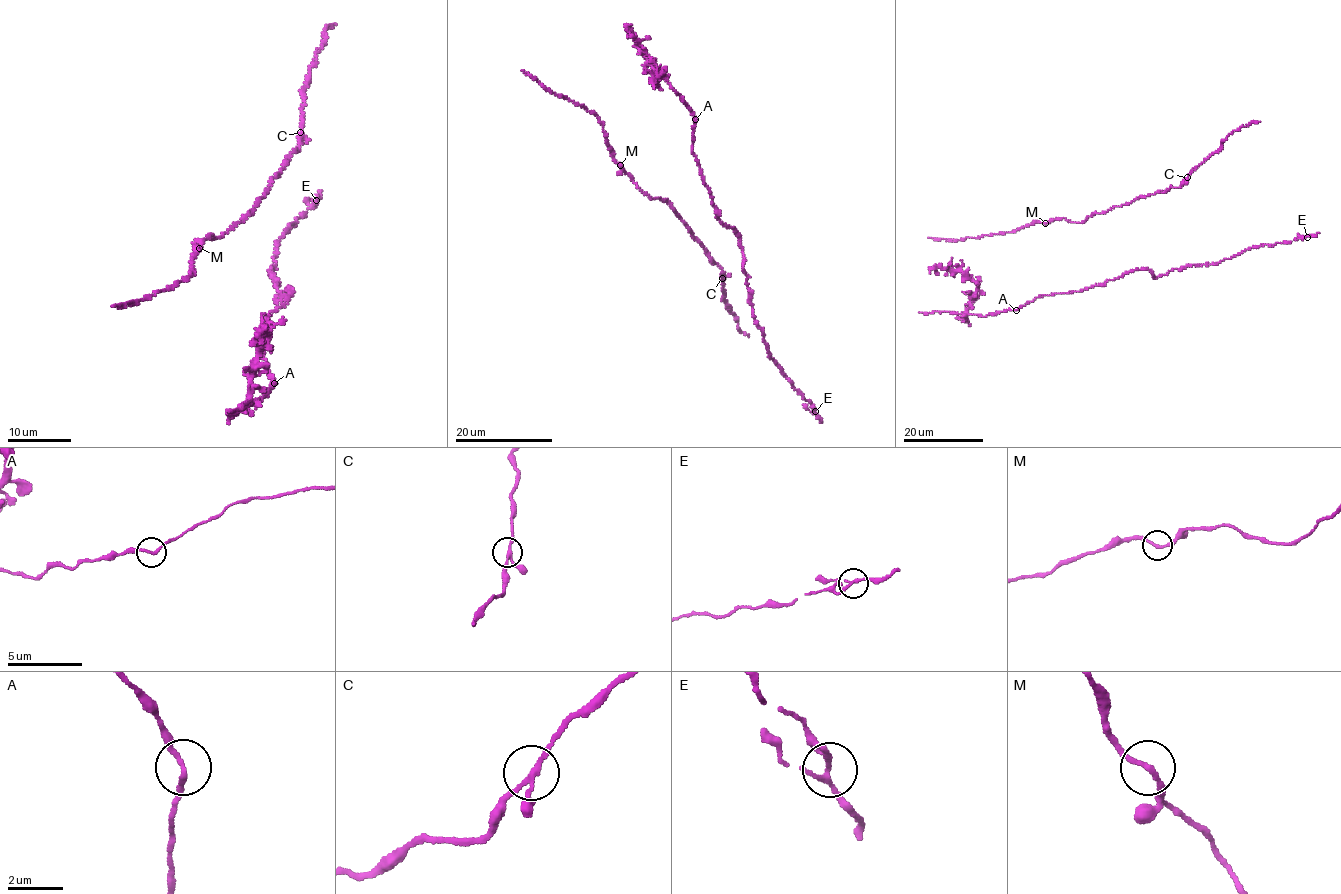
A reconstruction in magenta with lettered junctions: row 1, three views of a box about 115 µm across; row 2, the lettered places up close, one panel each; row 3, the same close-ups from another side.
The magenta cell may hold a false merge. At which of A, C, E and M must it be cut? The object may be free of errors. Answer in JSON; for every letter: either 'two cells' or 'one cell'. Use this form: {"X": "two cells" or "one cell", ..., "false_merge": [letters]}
{"A": "one cell", "C": "one cell", "E": "one cell", "M": "one cell", "false_merge": []}

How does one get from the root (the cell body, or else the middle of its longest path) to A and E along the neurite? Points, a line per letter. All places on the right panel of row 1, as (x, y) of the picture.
A: (970, 299), (968, 313), (986, 316), (1015, 310)
E: (970, 299), (968, 313), (986, 316), (1134, 269), (1160, 277), (1307, 237)

